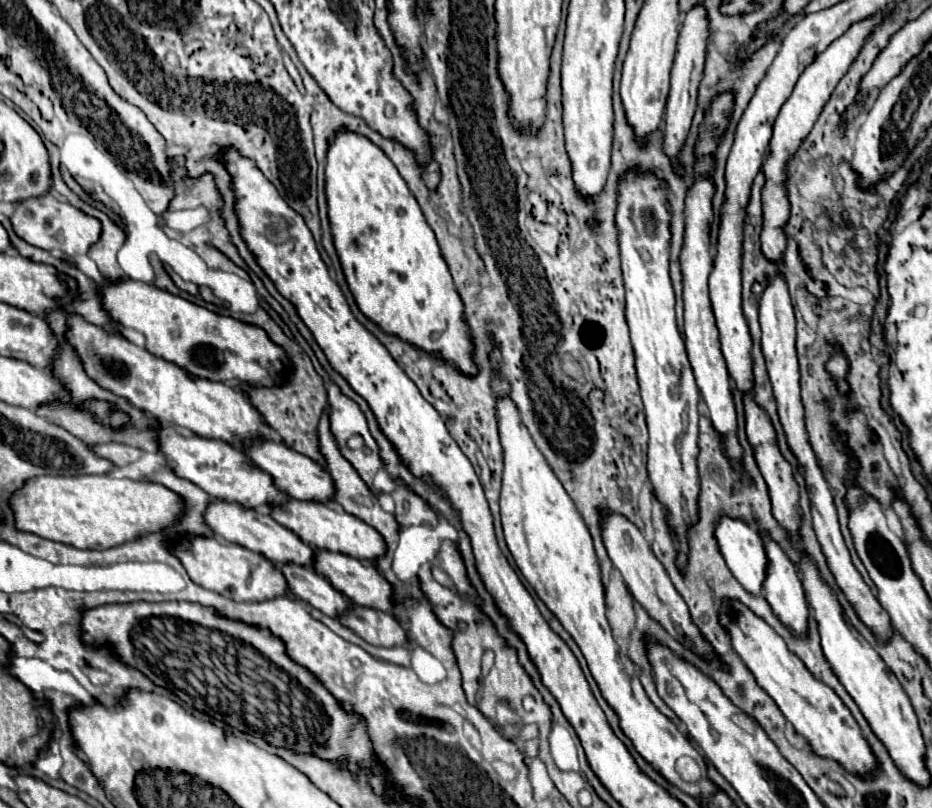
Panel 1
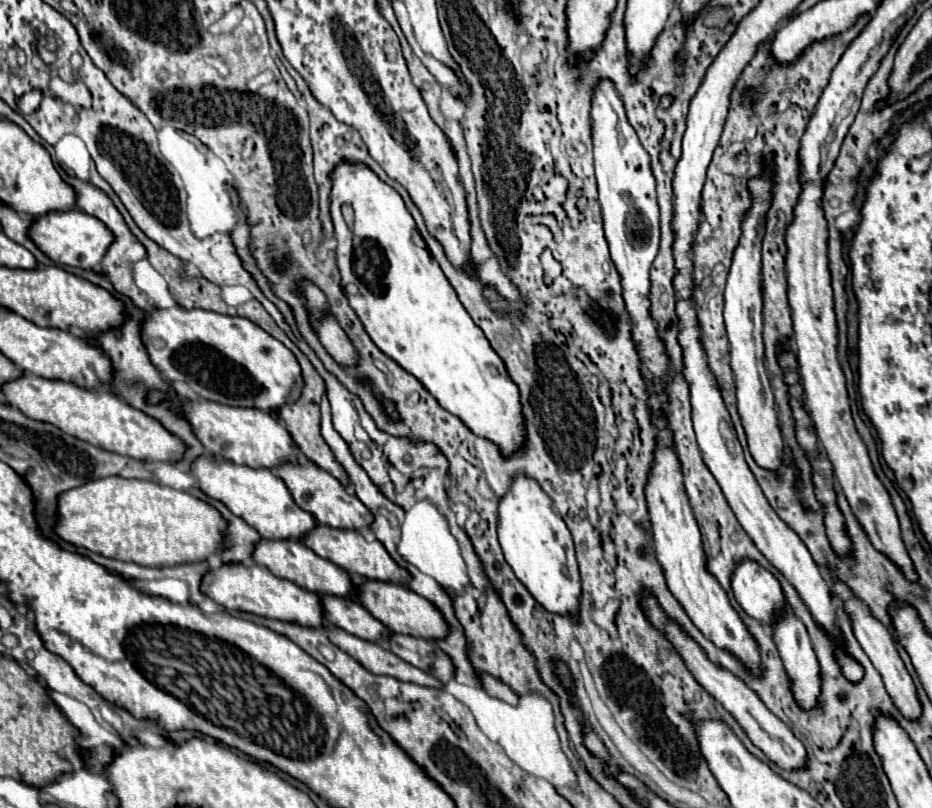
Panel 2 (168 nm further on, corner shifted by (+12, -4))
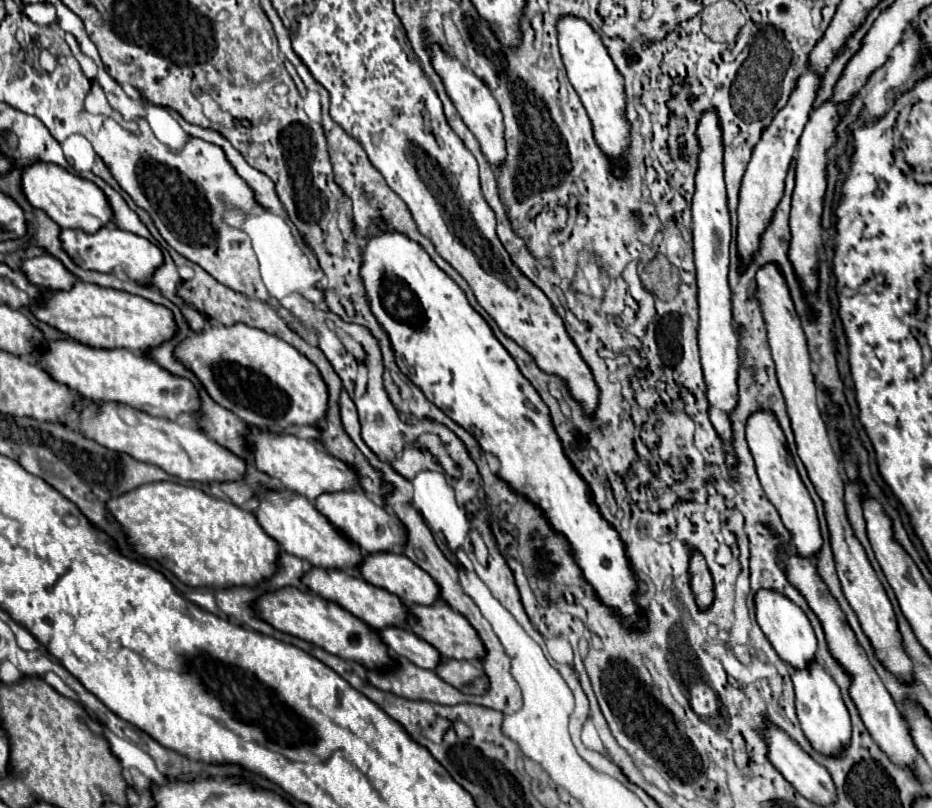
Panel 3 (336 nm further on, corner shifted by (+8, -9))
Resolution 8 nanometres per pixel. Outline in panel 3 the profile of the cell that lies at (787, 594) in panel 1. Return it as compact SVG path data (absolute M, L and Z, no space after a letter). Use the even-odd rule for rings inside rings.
M812 661L808 669L792 669L792 683L796 691L796 715L802 723L804 735L810 739L812 747L824 755L836 755L850 741L850 715L842 701L838 685L826 673L826 669Z

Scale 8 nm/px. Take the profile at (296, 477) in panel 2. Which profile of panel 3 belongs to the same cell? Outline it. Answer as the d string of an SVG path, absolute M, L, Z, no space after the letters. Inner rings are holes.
M340 491L340 493L322 493L314 507L330 519L352 543L356 543L366 553L378 553L378 551L400 551L406 543L406 529L398 521L396 515L386 511L384 507L372 503L364 493L360 491Z

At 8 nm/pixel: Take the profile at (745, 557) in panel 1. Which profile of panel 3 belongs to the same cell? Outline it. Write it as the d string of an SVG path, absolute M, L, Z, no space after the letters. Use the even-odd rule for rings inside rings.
M758 589L754 593L754 609L756 609L756 621L776 653L792 667L804 669L810 661L816 657L816 637L812 631L812 625L804 611L794 605L786 595L776 593L774 589Z

